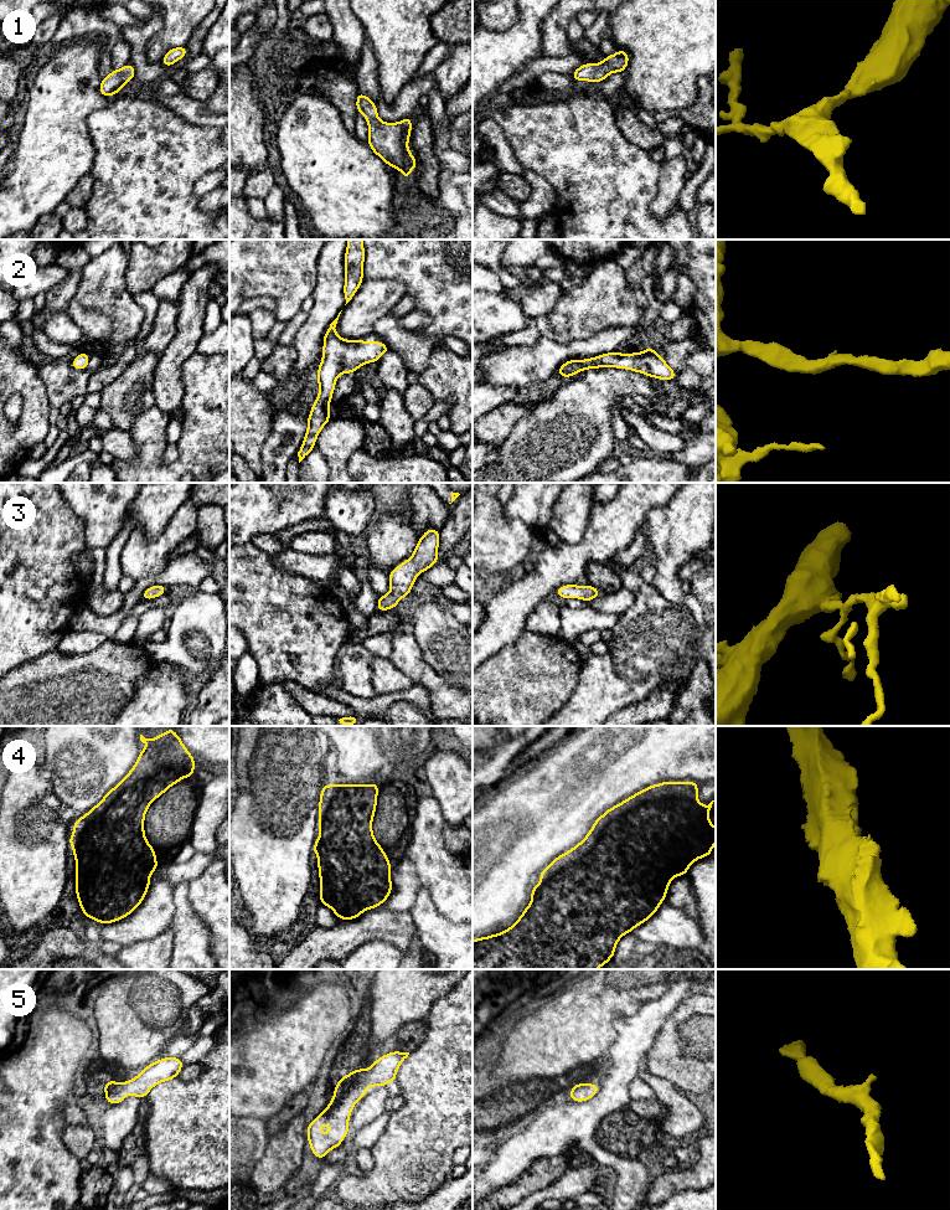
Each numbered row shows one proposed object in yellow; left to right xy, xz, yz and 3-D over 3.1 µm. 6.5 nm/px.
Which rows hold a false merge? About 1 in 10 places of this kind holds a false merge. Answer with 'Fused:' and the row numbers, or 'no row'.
Fused: no row

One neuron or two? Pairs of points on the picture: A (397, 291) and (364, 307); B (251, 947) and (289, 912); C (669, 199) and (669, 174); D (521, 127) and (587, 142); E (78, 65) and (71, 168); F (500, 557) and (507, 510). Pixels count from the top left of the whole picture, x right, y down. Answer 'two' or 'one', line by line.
A: one
B: two
C: one
D: one
E: one
F: two

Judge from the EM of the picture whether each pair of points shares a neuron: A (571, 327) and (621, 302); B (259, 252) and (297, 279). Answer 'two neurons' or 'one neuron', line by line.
A: one neuron
B: one neuron

